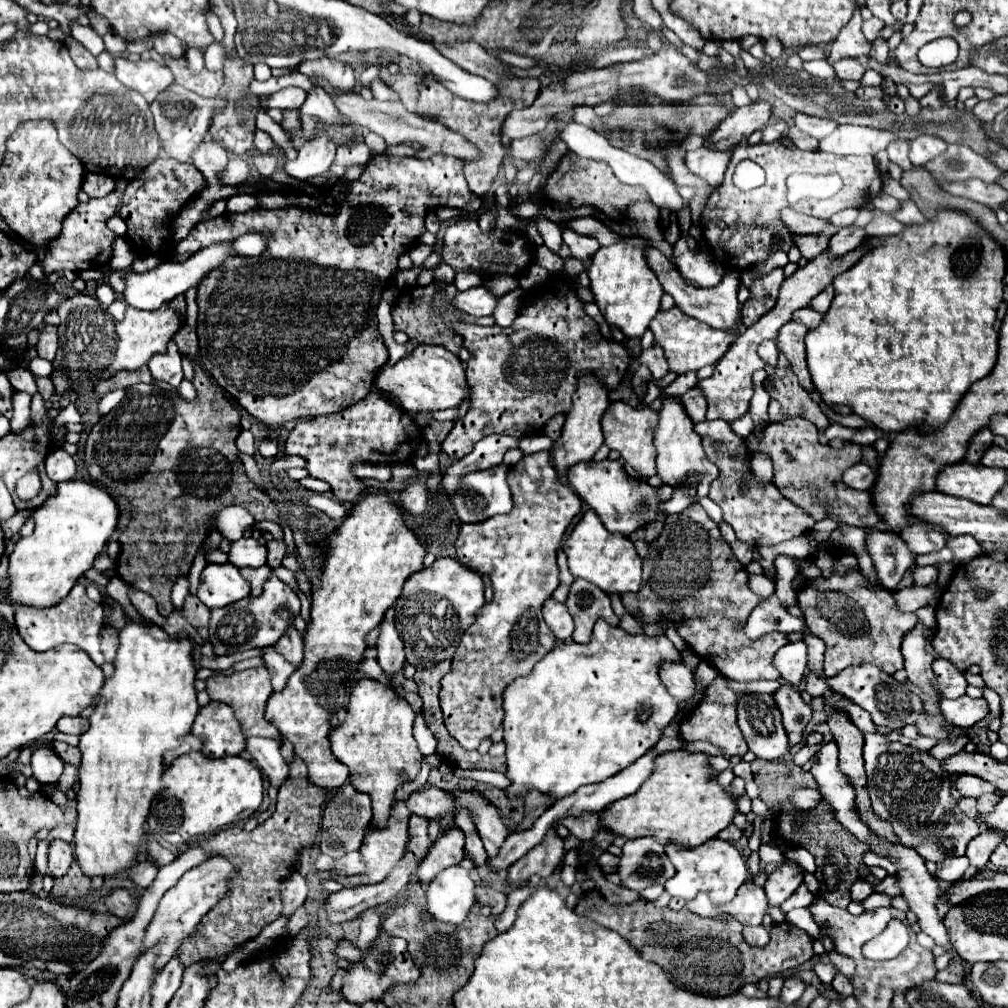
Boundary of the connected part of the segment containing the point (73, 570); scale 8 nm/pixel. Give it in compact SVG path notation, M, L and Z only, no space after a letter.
M67 480L57 484L57 494L51 496L45 502L45 506L33 510L31 516L35 518L35 532L27 538L21 538L15 544L15 550L9 556L11 586L5 592L13 604L49 608L61 602L65 594L69 594L69 590L77 584L77 580L93 566L93 560L103 552L105 544L111 540L111 534L117 528L119 506L111 498L111 494L97 484L83 482L83 480Z

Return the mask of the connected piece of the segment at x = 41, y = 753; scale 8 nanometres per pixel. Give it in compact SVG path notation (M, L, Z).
M45 742L41 744L37 750L33 750L31 756L31 768L33 768L33 776L43 784L55 784L63 772L63 760L57 758L53 744Z

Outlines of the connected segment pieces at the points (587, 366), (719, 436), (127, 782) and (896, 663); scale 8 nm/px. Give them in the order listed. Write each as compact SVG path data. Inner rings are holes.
M553 274L551 280L553 284L543 286L539 292L527 292L539 296L525 296L521 312L507 328L497 324L489 328L455 324L457 334L463 336L465 348L471 352L467 364L471 406L443 442L451 458L463 458L481 438L495 432L517 438L539 434L549 418L571 410L577 380L585 374L595 372L609 390L615 390L625 376L631 362L627 348L601 336L595 320L585 314L571 278ZM511 380L517 380L517 384Z
M705 420L695 424L695 430L703 438L703 448L707 450L707 458L719 468L719 478L713 482L709 498L721 506L723 520L733 526L737 540L751 544L753 548L761 548L809 534L813 530L815 520L809 514L805 514L805 510L801 510L785 496L781 496L781 492L773 482L763 482L755 478L751 470L753 454L749 454L745 438L735 434L729 422ZM743 484L749 484L751 488L747 492L741 492Z
M127 618L125 628L119 632L119 648L113 662L115 672L111 678L105 678L101 700L89 716L91 726L79 738L83 760L79 766L79 820L75 828L75 858L87 876L107 876L127 870L143 854L141 846L145 842L145 820L153 796L161 790L161 756L165 750L177 746L177 738L189 734L191 724L199 712L193 688L197 672L193 648L195 644L187 638L187 634L171 636L147 620Z
M851 572L845 578L831 576L829 580L809 582L799 590L799 608L803 610L807 628L825 640L825 674L837 676L841 670L853 664L875 664L887 674L903 668L901 636L905 636L915 624L915 614L901 614L895 608L895 600L889 592L869 584L861 574Z

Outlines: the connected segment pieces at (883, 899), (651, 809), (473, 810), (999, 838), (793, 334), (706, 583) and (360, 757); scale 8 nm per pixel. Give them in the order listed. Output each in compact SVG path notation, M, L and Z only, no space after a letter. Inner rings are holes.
M872 893L868 898L863 901L866 910L873 910L878 907L887 907L891 904L891 898L884 894Z
M687 750L665 752L657 758L653 778L643 786L601 812L601 826L625 836L627 840L651 836L663 846L677 842L677 846L701 846L709 838L727 828L737 808L729 792L717 784L717 772L711 770L707 754L691 754Z
M453 790L451 796L455 798L455 812L459 810L467 810L471 814L471 820L485 844L485 850L489 856L495 856L499 846L505 842L505 838L509 836L509 830L505 828L499 812L495 806L489 804L487 798L483 798L483 794L479 790Z
M983 828L981 834L973 838L973 842L969 842L965 856L971 862L971 872L979 872L983 870L983 866L989 864L989 856L995 850L997 842L1003 842L1003 834L997 830L989 830L989 828Z
M787 322L777 336L777 348L779 352L783 352L787 356L787 360L791 362L793 372L799 378L799 384L807 390L807 392L815 392L811 374L807 370L807 362L805 362L805 334L807 328L797 324L797 322Z
M691 504L679 514L669 514L665 520L665 528L657 540L649 544L649 552L643 558L643 586L637 594L623 594L623 606L627 612L641 610L643 624L651 624L657 620L667 618L669 612L681 614L685 620L677 626L679 636L689 642L689 648L705 662L719 668L719 674L737 682L749 680L777 680L779 674L773 670L773 656L775 652L789 644L787 634L770 632L761 636L759 640L749 640L745 636L745 622L751 610L761 602L761 598L749 590L747 586L747 572L743 564L735 558L729 544L723 540L719 526L709 518L701 504Z
M361 678L351 690L345 720L329 732L333 754L351 772L349 782L359 792L371 796L373 824L377 826L385 826L389 818L389 810L395 800L393 792L401 786L397 774L405 772L411 780L419 774L423 754L413 738L413 720L415 712L391 686L373 678Z

